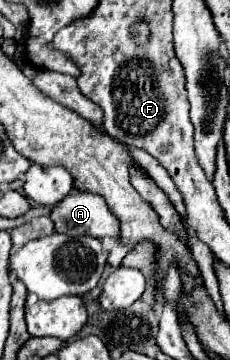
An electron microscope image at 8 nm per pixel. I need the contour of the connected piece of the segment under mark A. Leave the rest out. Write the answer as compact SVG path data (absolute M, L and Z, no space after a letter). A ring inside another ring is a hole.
M71 191L51 213L57 233L67 233L71 237L91 235L97 239L113 237L119 241L119 221L109 211L105 199L85 193Z

